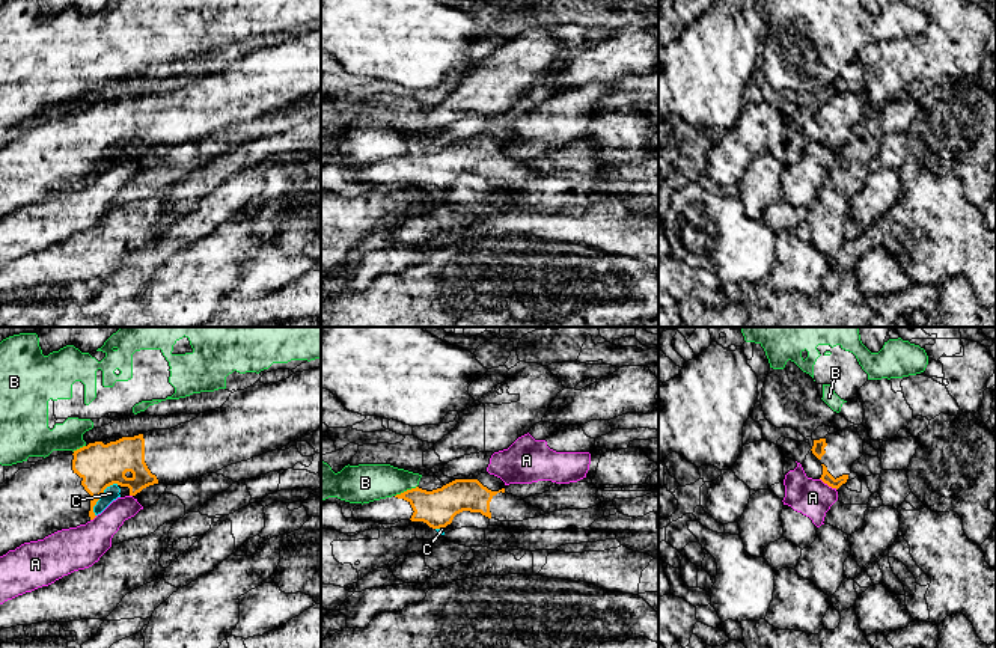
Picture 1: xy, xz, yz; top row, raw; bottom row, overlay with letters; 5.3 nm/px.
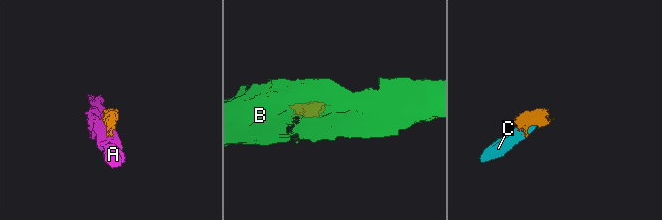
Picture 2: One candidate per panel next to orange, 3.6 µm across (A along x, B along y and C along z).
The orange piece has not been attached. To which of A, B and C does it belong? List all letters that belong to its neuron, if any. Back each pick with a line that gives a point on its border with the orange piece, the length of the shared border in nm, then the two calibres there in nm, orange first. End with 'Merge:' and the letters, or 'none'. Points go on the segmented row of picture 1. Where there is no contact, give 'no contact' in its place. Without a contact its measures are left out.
Merge: none

